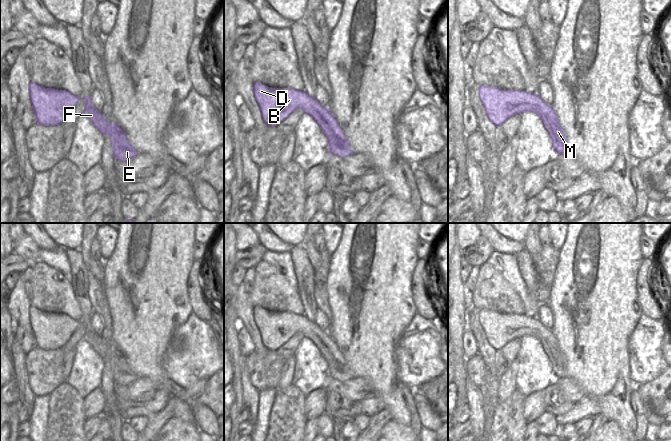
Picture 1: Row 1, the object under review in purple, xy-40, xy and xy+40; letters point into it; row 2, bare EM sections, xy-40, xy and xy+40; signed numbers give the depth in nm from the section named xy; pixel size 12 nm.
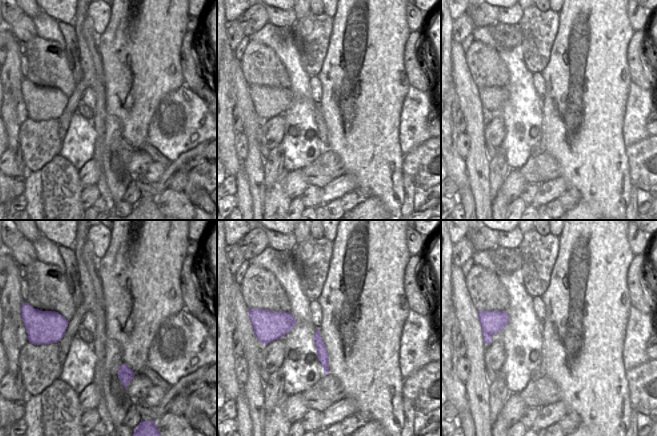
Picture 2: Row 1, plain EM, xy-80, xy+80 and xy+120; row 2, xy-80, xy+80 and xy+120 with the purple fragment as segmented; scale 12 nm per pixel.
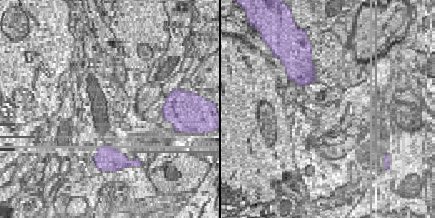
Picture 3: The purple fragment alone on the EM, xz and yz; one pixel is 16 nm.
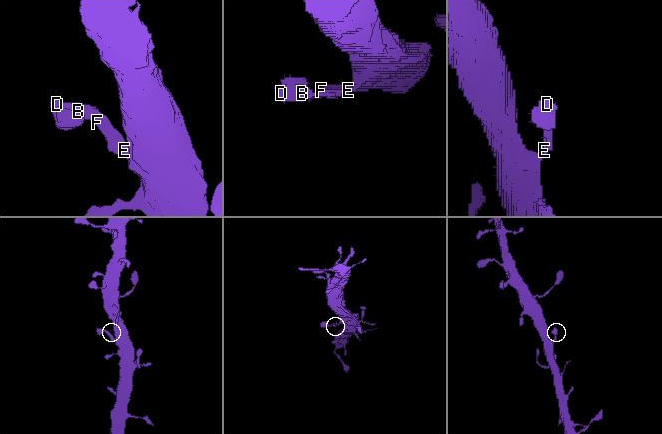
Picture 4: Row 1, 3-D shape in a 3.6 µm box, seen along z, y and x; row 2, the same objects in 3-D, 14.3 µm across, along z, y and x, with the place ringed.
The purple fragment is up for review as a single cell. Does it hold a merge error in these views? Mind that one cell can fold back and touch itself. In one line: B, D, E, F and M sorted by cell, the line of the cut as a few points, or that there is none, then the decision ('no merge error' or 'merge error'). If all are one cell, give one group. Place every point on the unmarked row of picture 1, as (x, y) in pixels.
B D E F M | no cut | no merge error

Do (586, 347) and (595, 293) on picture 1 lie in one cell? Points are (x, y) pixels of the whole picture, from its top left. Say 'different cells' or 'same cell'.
same cell

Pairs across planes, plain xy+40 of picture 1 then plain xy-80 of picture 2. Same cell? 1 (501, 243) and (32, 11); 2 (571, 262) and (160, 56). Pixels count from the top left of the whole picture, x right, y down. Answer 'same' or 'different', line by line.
1: same
2: same

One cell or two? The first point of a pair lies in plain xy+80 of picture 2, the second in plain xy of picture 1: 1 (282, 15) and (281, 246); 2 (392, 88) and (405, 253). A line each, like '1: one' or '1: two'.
1: one
2: one

